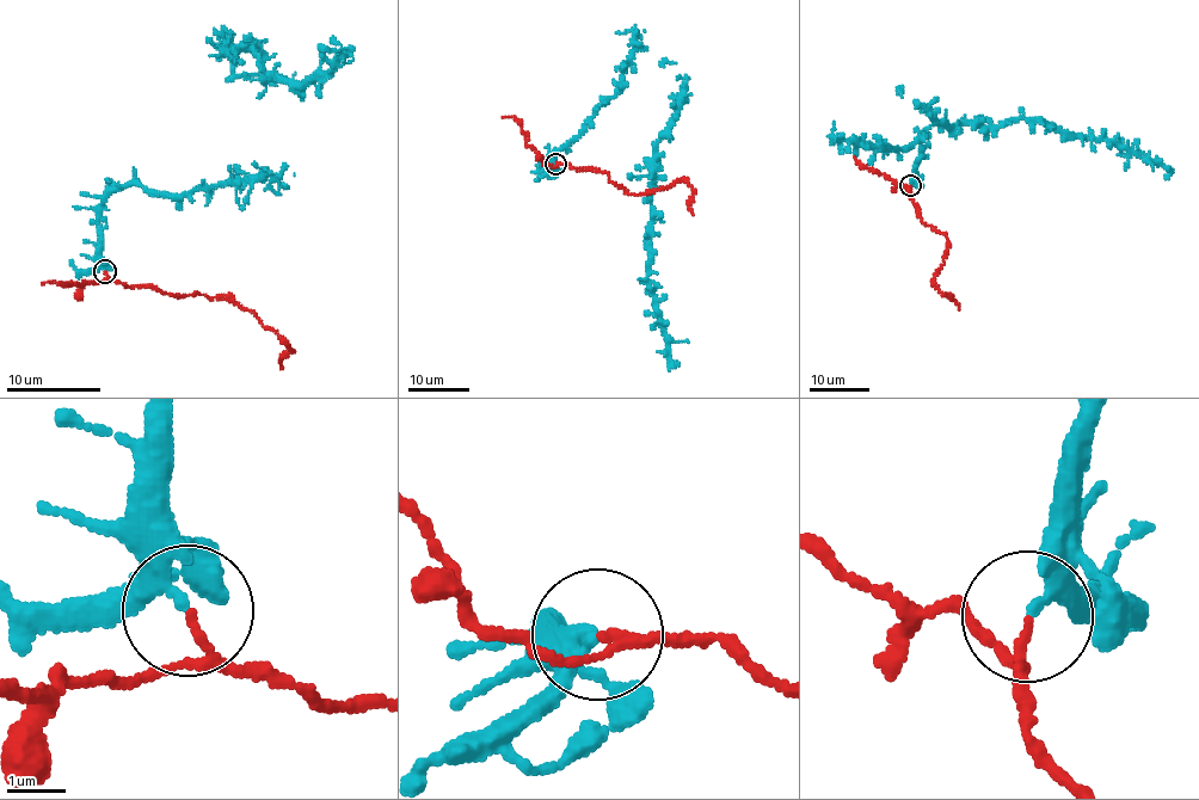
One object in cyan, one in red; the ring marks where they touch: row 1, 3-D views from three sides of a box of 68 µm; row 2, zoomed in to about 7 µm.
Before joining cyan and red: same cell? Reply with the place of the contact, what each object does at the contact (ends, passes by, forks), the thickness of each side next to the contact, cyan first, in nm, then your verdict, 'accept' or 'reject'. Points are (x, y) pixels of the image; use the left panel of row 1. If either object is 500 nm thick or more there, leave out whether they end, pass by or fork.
(105, 271) | cyan passes by | red passes by | 190/90 nm | reject

